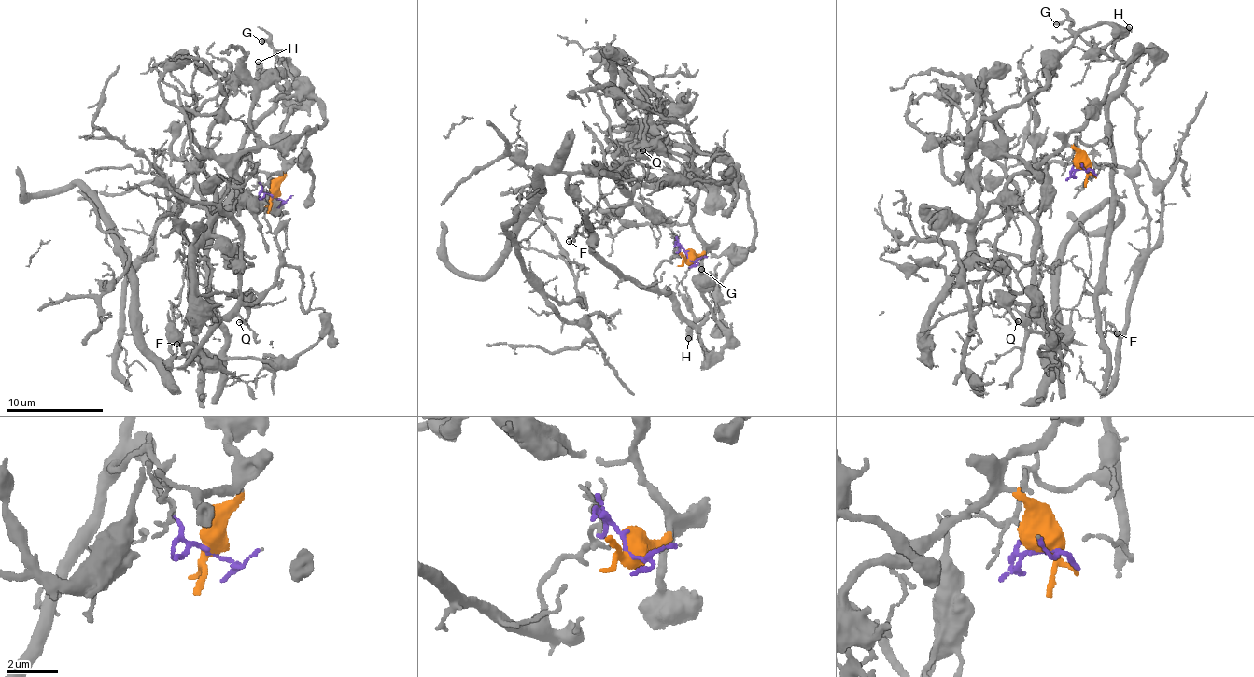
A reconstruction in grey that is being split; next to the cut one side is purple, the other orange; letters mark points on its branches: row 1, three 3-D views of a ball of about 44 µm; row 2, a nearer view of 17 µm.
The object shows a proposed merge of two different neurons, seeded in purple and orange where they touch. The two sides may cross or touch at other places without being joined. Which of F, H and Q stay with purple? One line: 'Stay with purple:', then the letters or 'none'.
Stay with purple: F, H

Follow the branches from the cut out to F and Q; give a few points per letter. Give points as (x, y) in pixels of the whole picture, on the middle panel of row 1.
F: (687, 256), (681, 246), (679, 252), (675, 249), (648, 288), (622, 274), (594, 249), (588, 230), (569, 241)
Q: (687, 257), (701, 251), (697, 176), (619, 104), (617, 62), (646, 97), (654, 148), (642, 150)

